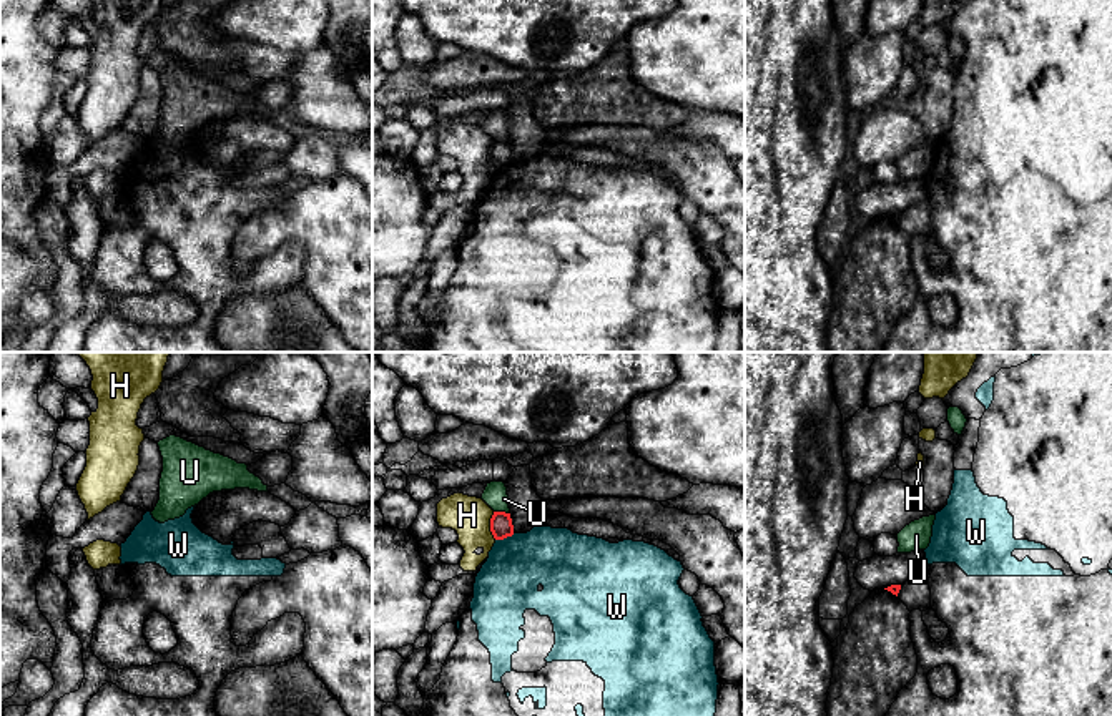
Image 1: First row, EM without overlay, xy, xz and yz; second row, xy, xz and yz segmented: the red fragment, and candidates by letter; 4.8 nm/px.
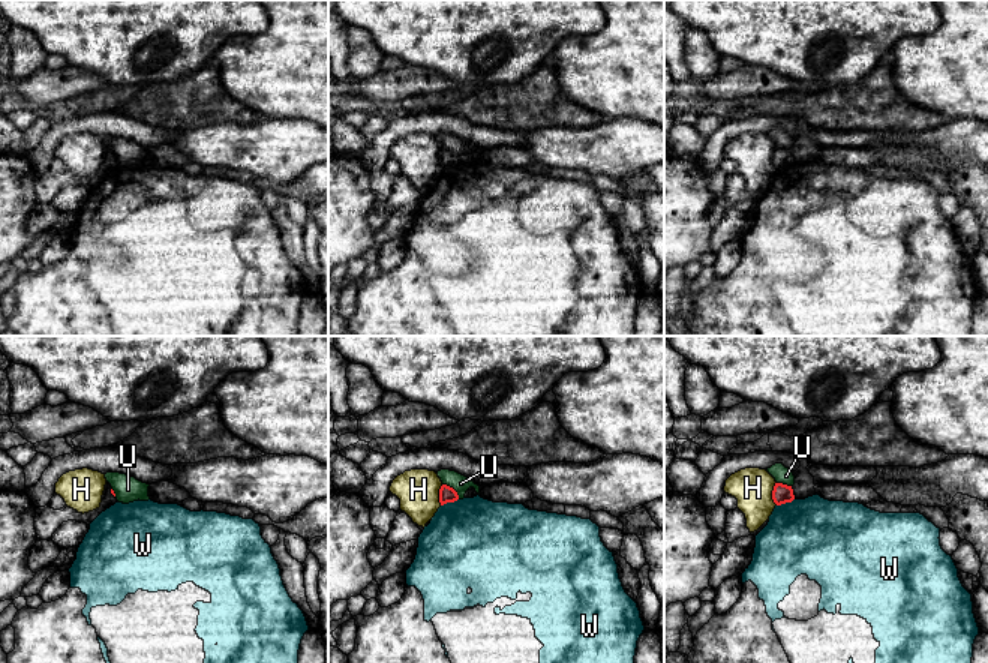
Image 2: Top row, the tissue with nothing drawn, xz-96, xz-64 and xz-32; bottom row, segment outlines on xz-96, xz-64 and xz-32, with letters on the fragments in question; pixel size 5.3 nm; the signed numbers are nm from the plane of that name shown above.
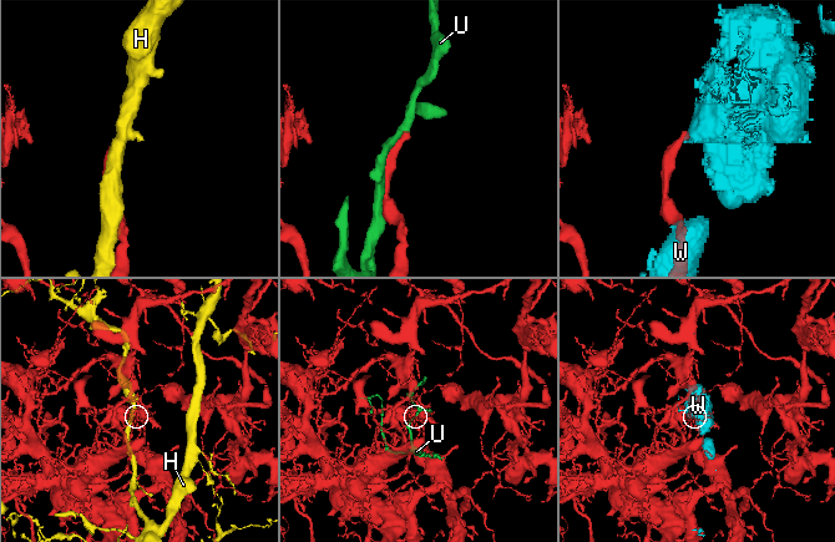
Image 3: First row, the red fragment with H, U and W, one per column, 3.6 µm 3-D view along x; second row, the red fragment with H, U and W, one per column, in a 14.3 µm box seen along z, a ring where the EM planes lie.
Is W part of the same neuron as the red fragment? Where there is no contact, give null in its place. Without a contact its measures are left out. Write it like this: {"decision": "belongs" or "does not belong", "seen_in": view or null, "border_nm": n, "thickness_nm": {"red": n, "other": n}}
{"decision": "does not belong", "seen_in": "xz", "border_nm": 100, "thickness_nm": {"red": 110, "other": 300}}

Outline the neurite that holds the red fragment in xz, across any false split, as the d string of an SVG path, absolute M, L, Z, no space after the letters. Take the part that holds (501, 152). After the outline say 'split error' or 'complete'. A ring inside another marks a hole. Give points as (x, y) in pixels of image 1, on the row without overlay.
M494 140L490 146L490 159L495 168L504 168L514 163L514 153L510 141L505 140Z; complete

